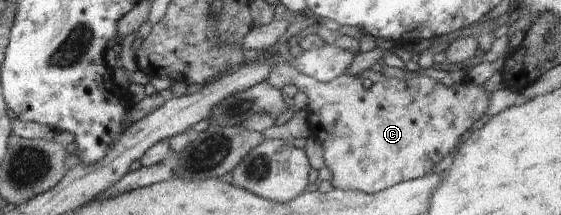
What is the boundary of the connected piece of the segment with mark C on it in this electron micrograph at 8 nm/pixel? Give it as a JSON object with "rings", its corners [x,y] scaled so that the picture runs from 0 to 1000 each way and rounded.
{"rings":[[[501,228],[496,247],[483,247],[480,265],[488,270],[488,279],[485,279],[485,307],[488,307],[488,353],[478,349],[474,372],[480,381],[480,395],[492,405],[497,423],[504,400],[528,395],[531,419],[542,428],[542,437],[545,437],[545,447],[551,456],[551,581],[556,633],[574,660],[578,763],[590,800],[588,847],[592,865],[595,865],[597,879],[606,879],[611,888],[638,888],[656,902],[672,898],[683,888],[686,874],[702,865],[704,856],[731,833],[743,833],[745,823],[754,823],[763,805],[770,805],[774,795],[774,777],[777,777],[779,763],[793,735],[793,726],[799,726],[802,712],[809,716],[813,698],[816,698],[816,679],[820,679],[824,665],[824,647],[838,623],[838,605],[841,605],[845,567],[848,567],[852,549],[859,549],[859,540],[863,540],[863,526],[866,526],[866,512],[870,512],[870,474],[873,474],[875,433],[866,428],[866,414],[863,414],[859,395],[848,395],[836,377],[827,377],[825,386],[811,386],[809,395],[799,405],[783,372],[783,344],[779,349],[775,340],[750,340],[743,353],[743,363],[738,358],[731,372],[717,372],[697,358],[690,363],[688,377],[674,381],[674,391],[663,391],[660,409],[649,409],[649,400],[645,400],[645,372],[642,372],[638,353],[620,353],[619,340],[610,340],[606,353],[601,353],[585,381],[567,377],[554,353],[544,349],[531,321],[526,321],[512,284],[508,242],[501,247]]]}

